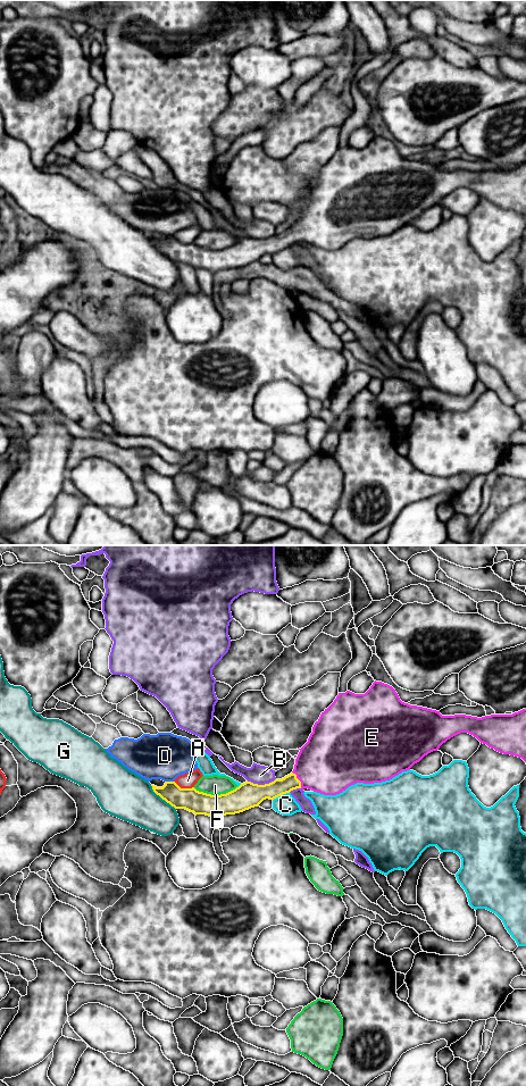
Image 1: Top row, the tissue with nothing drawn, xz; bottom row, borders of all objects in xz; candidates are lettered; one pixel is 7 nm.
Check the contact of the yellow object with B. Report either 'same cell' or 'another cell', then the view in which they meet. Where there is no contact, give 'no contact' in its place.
another cell; meets yellow in xz

